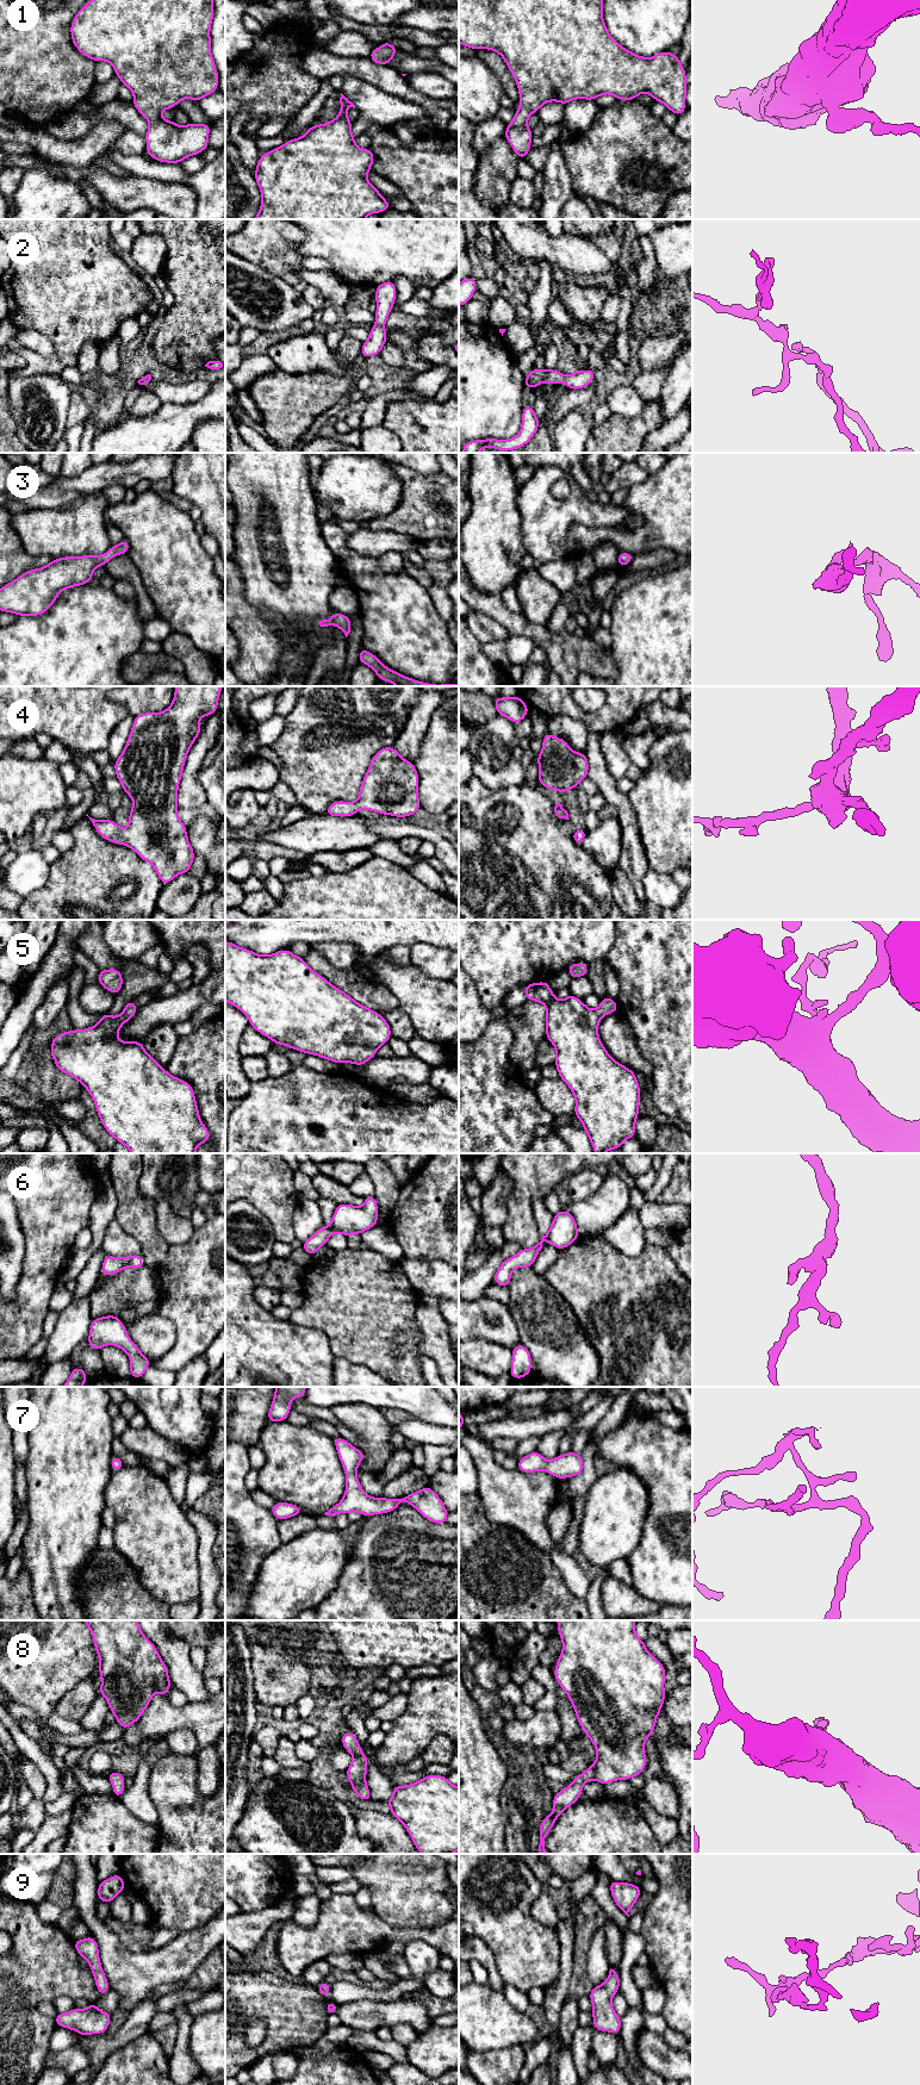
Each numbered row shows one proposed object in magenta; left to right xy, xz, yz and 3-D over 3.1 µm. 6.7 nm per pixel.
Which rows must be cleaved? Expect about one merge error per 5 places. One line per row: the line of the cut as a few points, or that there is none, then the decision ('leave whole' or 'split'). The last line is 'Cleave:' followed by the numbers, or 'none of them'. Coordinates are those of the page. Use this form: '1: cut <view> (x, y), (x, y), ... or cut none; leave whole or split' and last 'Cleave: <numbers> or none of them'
1: cut none; leave whole
2: cut none; leave whole
3: cut none; leave whole
4: cut none; leave whole
5: cut none; leave whole
6: cut none; leave whole
7: cut none; leave whole
8: cut none; leave whole
9: cut none; leave whole
Cleave: none of them

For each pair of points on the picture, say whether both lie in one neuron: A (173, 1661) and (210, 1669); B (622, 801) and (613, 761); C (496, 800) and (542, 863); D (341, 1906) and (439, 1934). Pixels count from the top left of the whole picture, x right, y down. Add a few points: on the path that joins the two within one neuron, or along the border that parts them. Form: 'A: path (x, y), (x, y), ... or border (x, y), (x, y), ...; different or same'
A: border (201, 1670), (205, 1678); different
B: border (603, 754), (605, 769), (616, 780); different
C: path (514, 809), (530, 826), (530, 845); same
D: path (365, 1930), (415, 1934); same

